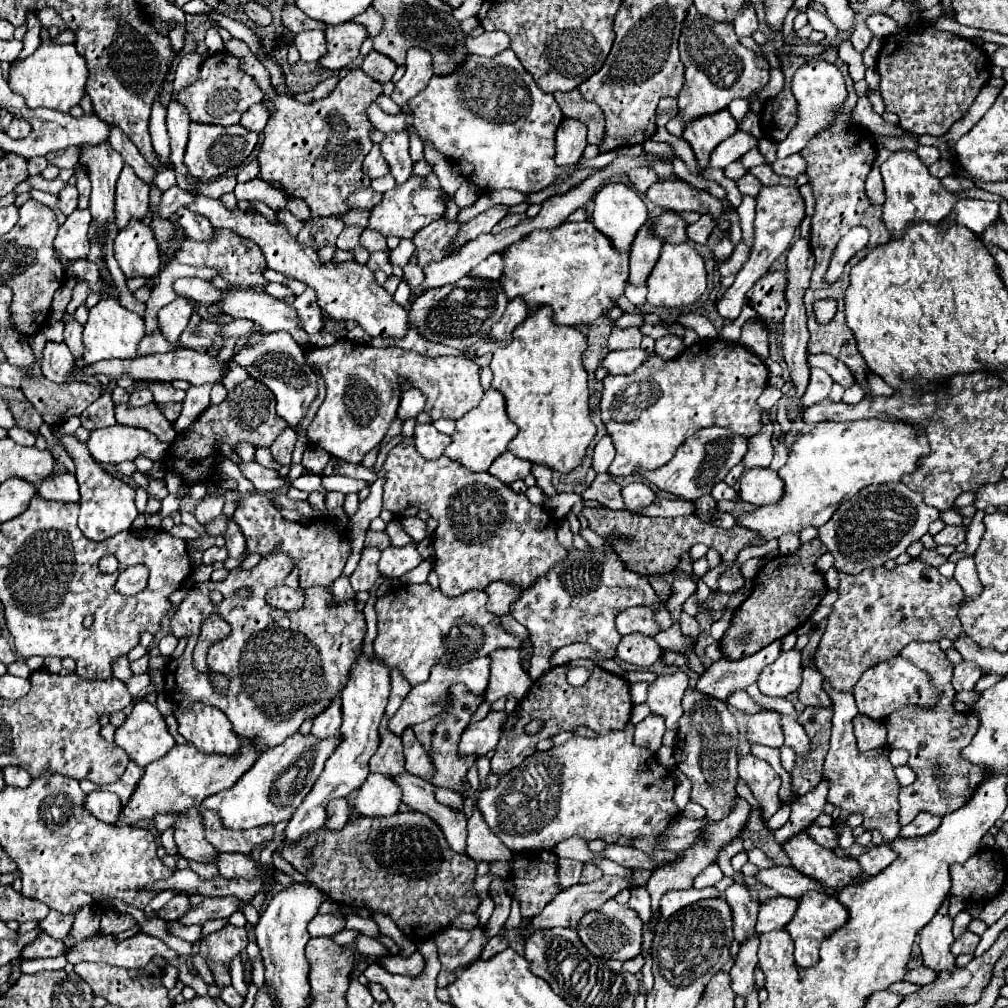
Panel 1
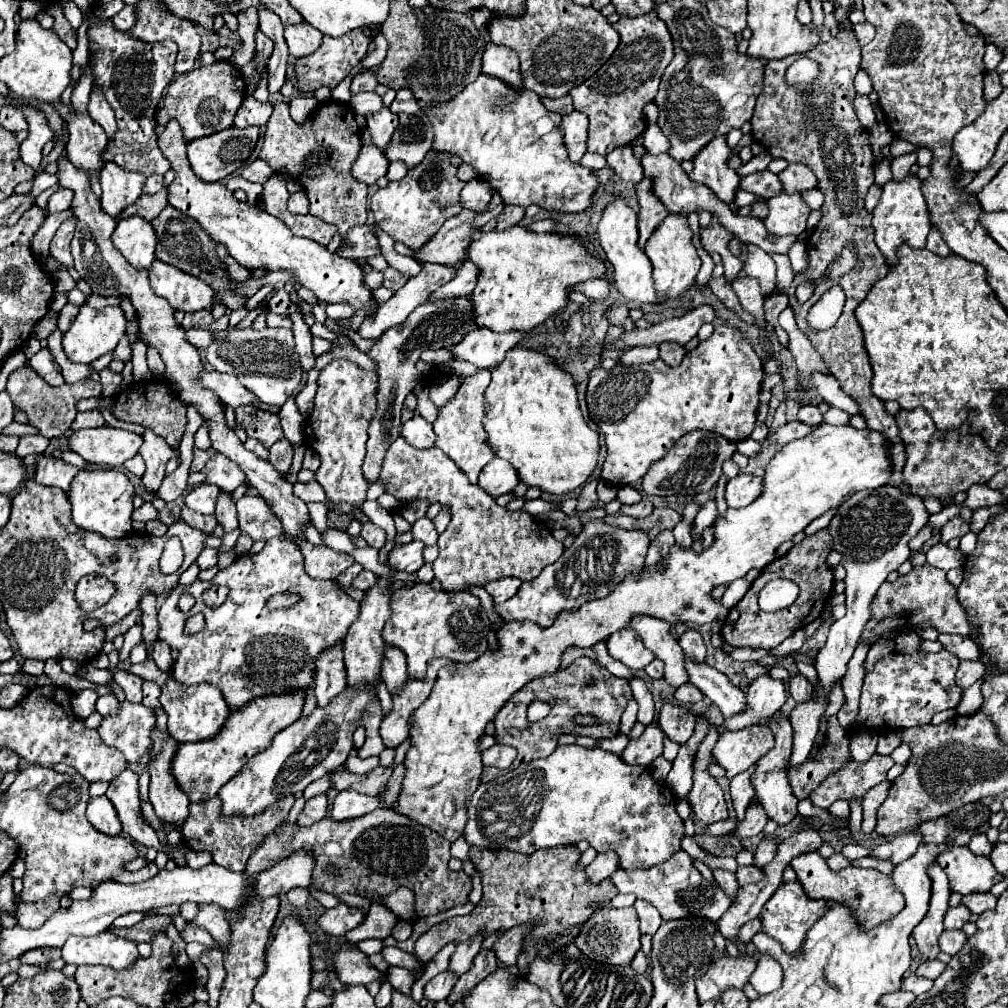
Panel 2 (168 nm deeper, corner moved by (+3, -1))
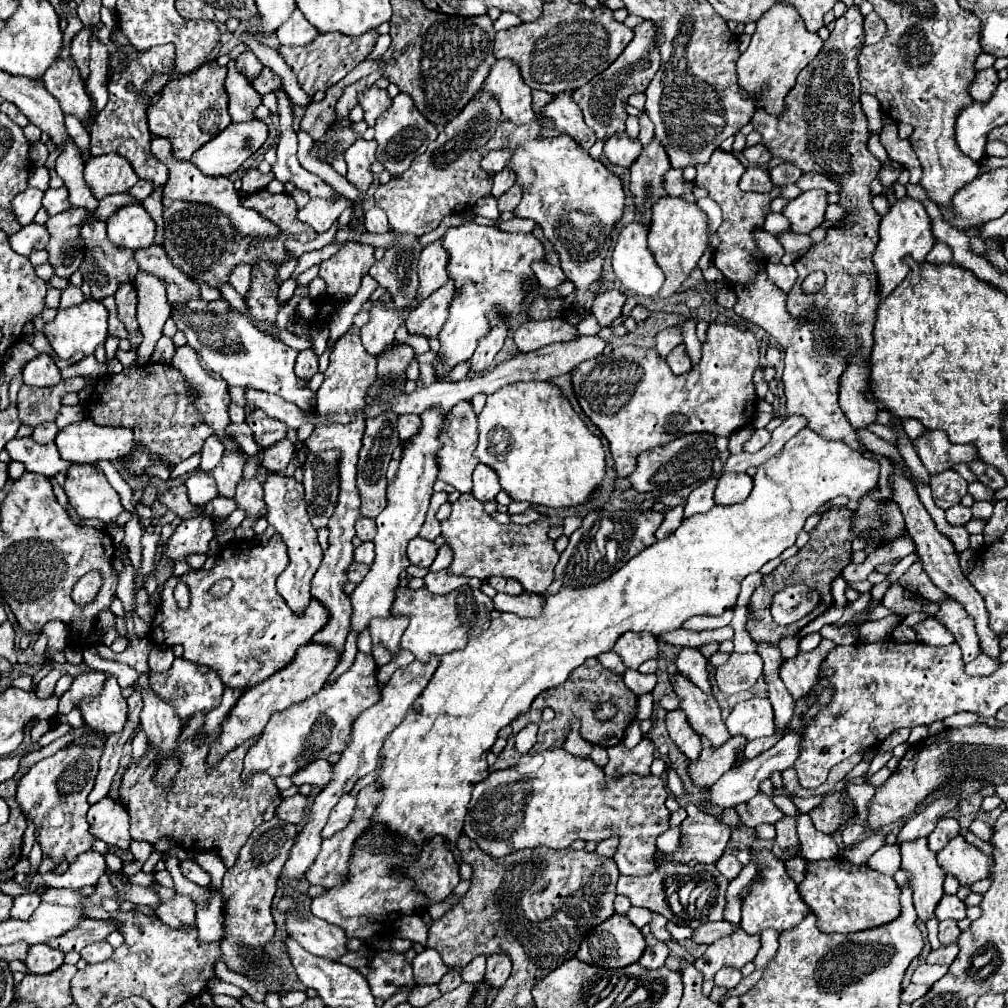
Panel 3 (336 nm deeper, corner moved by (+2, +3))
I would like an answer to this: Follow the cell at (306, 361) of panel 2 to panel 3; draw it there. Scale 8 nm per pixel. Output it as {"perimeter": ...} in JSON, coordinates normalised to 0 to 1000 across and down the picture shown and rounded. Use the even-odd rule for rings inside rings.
{"perimeter":[[[300,347],[294,355],[292,369],[300,377],[308,377],[315,369],[315,353],[310,347]]]}

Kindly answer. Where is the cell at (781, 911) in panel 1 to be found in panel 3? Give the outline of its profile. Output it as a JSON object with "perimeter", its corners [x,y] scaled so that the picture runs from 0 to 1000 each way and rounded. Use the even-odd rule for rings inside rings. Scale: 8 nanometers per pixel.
{"perimeter":[[[718,913],[716,915],[702,915],[702,917],[698,917],[698,919],[694,919],[694,921],[688,923],[687,935],[688,937],[706,937],[708,933],[712,933],[716,929],[726,927],[730,921],[732,919],[728,919],[724,915],[718,915]]]}

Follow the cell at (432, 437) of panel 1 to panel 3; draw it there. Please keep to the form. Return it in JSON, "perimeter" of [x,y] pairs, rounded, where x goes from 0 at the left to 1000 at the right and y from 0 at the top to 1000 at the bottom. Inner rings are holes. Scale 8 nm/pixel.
{"perimeter":[[[401,411],[395,415],[395,433],[397,437],[405,437],[407,431],[417,427],[417,415],[413,411]]]}

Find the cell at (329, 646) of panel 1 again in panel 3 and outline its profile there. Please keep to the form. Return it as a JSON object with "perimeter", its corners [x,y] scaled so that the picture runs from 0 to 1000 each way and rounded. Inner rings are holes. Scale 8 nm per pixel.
{"perimeter":[[[272,530],[264,540],[244,536],[230,536],[228,540],[222,540],[214,552],[212,563],[194,565],[181,573],[171,571],[165,577],[161,599],[157,601],[149,621],[151,637],[155,641],[169,643],[179,639],[187,657],[208,661],[228,683],[244,683],[262,677],[268,669],[280,665],[292,653],[294,645],[308,637],[325,615],[323,603],[313,595],[308,597],[300,611],[292,611],[288,607],[282,593],[274,587],[274,573],[284,562],[286,548],[278,530]],[[220,573],[228,573],[232,581],[224,591],[212,593],[208,583]],[[177,575],[185,577],[188,583],[188,601],[185,605],[177,603],[173,593]]]}

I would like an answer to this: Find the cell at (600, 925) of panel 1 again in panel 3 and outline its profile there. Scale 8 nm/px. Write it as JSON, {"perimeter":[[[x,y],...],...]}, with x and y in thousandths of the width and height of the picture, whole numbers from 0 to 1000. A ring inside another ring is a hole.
{"perimeter":[[[609,907],[585,925],[571,950],[593,960],[619,960],[633,954],[639,942],[637,925],[619,907]]]}

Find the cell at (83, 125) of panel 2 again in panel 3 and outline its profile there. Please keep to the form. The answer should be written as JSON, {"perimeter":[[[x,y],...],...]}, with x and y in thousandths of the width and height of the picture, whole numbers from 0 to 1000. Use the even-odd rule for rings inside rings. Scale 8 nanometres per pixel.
{"perimeter":[[[60,56],[60,62],[54,62],[54,65],[50,65],[50,69],[46,69],[46,73],[42,75],[42,81],[44,81],[46,89],[54,97],[58,97],[63,113],[71,113],[77,119],[89,117],[89,113],[87,113],[89,97],[85,93],[83,81],[81,81],[79,71],[71,58]]]}

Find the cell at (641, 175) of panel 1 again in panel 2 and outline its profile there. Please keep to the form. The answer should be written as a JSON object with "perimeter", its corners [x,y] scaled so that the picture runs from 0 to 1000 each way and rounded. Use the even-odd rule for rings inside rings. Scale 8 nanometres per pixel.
{"perimeter":[[[616,145],[612,149],[608,149],[606,153],[601,155],[602,165],[606,165],[610,169],[612,175],[616,175],[618,179],[632,183],[638,179],[638,167],[636,161],[628,157],[626,145]]]}

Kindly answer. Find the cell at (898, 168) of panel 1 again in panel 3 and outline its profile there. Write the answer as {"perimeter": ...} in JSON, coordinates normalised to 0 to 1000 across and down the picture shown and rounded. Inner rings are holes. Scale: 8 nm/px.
{"perimeter":[[[895,196],[891,198],[883,210],[873,218],[873,240],[867,248],[865,260],[869,266],[869,276],[871,276],[871,294],[879,296],[903,270],[901,262],[897,260],[899,254],[915,262],[919,258],[919,252],[927,244],[927,234],[923,228],[923,214],[919,212],[917,204],[911,198],[905,196]]]}

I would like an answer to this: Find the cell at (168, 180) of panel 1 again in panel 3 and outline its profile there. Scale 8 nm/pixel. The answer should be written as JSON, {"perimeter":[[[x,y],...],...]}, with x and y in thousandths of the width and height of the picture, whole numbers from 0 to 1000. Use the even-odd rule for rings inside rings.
{"perimeter":[[[137,179],[129,188],[127,188],[127,192],[131,194],[131,196],[135,196],[137,200],[141,200],[147,192],[151,192],[151,183],[149,181],[145,181],[145,179]]]}

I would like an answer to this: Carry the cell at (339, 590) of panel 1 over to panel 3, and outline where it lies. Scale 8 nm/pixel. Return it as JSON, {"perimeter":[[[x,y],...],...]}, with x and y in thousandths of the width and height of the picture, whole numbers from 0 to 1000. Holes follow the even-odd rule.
{"perimeter":[[[359,538],[359,540],[351,546],[351,556],[353,556],[353,558],[367,560],[367,558],[371,556],[371,540],[369,540],[369,538]]]}

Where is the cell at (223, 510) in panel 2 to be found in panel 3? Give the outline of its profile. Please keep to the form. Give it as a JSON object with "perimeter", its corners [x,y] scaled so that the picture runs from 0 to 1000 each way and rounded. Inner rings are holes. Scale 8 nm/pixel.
{"perimeter":[[[224,445],[221,456],[208,467],[215,478],[216,490],[220,493],[231,494],[236,478],[240,474],[243,455],[239,449]]]}

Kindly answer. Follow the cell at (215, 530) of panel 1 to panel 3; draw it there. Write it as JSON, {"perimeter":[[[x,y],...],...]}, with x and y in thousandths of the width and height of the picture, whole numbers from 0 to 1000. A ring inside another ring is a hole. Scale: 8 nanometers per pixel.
{"perimeter":[[[179,480],[175,484],[169,484],[167,488],[159,490],[157,498],[163,500],[167,506],[175,508],[179,514],[190,514],[190,512],[198,510],[196,506],[192,506],[192,502],[188,500],[188,496],[185,494],[185,482],[183,480]]]}

